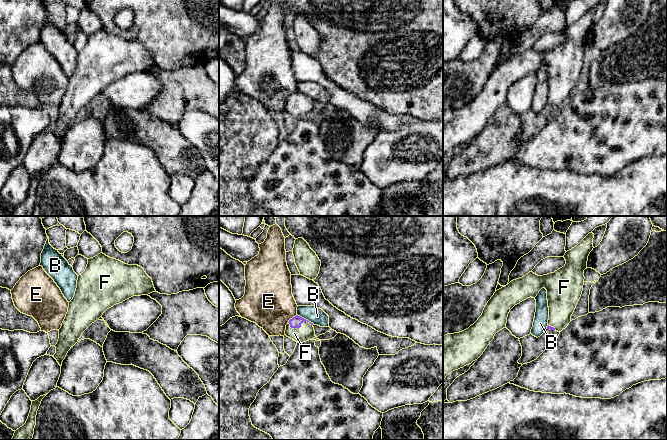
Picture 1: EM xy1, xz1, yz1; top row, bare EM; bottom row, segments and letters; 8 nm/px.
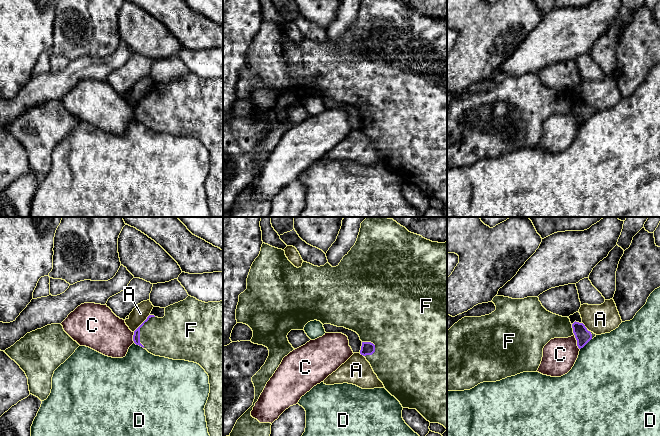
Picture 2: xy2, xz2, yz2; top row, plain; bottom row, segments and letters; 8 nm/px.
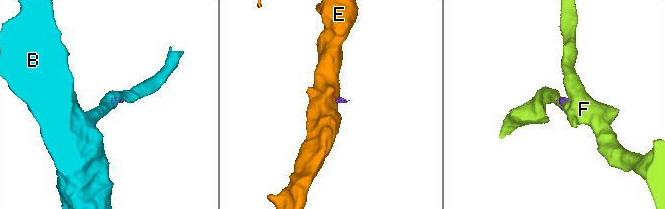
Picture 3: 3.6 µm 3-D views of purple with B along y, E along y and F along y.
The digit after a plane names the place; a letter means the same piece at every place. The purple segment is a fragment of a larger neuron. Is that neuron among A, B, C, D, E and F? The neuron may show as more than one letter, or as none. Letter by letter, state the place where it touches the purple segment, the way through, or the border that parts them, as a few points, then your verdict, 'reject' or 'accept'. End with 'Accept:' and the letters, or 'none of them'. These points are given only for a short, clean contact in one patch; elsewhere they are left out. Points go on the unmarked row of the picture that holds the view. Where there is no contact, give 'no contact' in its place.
A: xy2 (142, 99) | along xy2 (149, 90), (133, 107) | reject
B: xz1 (305, 95) | along xz1 (297, 90), (313, 99) | reject
C: yz2 (577, 118) | along yz2 (574, 110), (579, 125) | reject
D: yz2 (585, 120) | along yz2 (591, 114), (580, 125) | reject
E: xz1 (292, 94) | along xz1 (296, 90), (287, 98) | reject
F: xy2 (139, 106) | accept
Accept: F

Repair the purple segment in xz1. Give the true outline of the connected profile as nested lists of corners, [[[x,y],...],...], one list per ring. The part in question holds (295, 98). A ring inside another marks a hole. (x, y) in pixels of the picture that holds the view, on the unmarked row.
[[[298,91],[289,96],[285,111],[297,119],[313,116],[316,113],[313,99]]]

